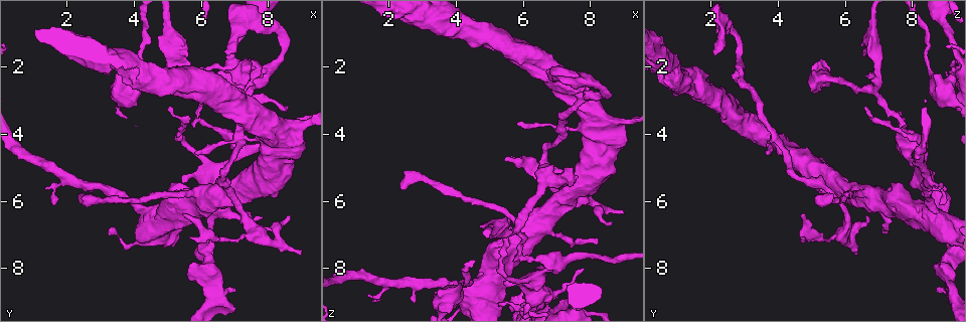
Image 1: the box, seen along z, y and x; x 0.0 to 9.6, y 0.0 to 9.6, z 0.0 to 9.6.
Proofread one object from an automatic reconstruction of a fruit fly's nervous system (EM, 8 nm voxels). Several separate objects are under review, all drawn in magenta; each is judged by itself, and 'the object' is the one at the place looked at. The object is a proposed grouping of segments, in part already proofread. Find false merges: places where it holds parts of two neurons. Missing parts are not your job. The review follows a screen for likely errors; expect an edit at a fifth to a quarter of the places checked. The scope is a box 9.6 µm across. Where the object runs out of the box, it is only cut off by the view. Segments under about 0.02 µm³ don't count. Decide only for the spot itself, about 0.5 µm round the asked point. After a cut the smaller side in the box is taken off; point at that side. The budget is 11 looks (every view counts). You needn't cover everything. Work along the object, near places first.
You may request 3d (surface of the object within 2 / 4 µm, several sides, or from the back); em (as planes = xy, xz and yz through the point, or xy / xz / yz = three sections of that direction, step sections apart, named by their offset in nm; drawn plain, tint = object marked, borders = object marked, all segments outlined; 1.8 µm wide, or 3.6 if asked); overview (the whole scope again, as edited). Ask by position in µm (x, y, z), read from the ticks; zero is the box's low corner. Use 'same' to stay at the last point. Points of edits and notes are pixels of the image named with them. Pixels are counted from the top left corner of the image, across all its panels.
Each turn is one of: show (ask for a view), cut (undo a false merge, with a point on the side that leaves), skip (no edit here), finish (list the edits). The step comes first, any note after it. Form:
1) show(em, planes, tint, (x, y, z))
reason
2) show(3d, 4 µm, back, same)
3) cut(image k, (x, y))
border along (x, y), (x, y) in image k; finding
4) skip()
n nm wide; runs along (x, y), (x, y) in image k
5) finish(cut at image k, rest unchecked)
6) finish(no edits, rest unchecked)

show(em, 3.6 µm, xy, step 8, tint, (4.40, 6.40, 8.70))
thick turns thin

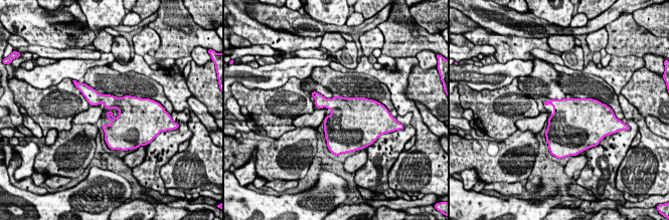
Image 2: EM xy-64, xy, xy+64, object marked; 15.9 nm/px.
show(em, 3.6 µm, planes, tint, same)
cut it another way

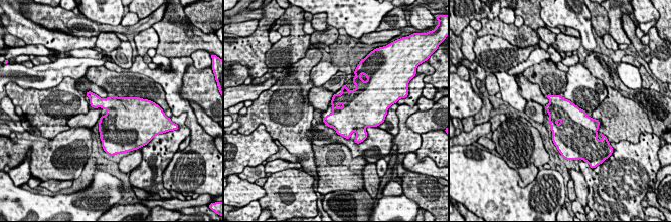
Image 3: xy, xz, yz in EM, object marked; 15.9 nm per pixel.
skip()
460 nm wide; continuous, no second neuron

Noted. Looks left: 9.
show(3d, 2 µm, (5.15, 1.55, 6.90))
sharp bend

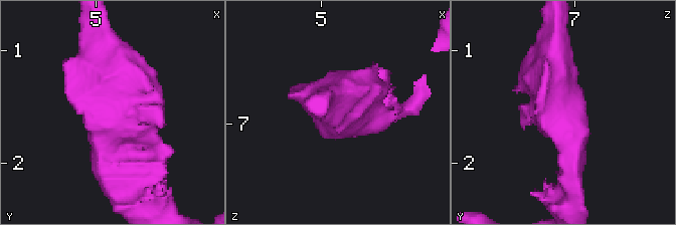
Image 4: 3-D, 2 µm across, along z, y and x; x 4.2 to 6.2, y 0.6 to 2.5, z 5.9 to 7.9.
show(em, planes, borders, (5.16, 1.60, 6.90))
now the EM

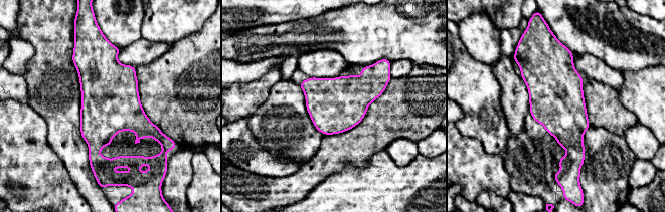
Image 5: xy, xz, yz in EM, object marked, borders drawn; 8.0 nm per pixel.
skip()
one neuron here

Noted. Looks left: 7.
show(3d, 4 µm, (6.65, 2.40, 5.35))
sudden change in width

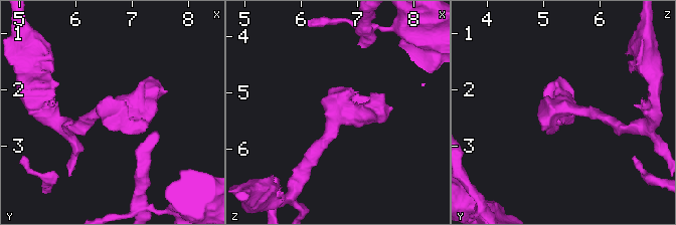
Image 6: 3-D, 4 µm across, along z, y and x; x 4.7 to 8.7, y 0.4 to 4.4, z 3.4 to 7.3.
show(em, planes, plain, (6.70, 2.30, 5.40))
shape alone is not enough

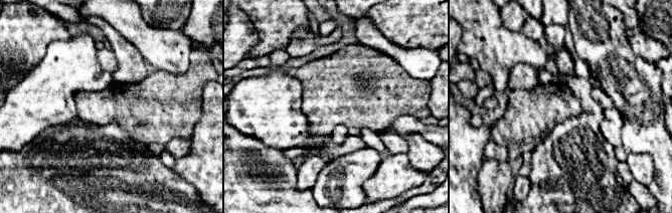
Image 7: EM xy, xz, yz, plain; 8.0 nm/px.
show(em, planes, tint, same)

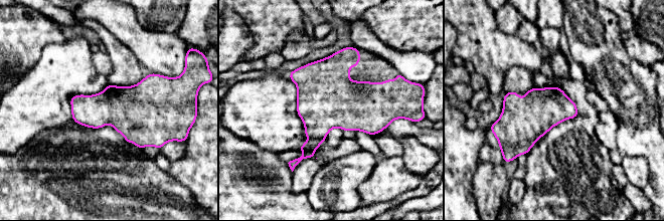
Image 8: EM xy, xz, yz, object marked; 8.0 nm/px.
skip()
360 nm wide; all the same neuron

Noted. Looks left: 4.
show(3d, 4 µm, (3.15, 1.75, 0.60))
abrupt turn

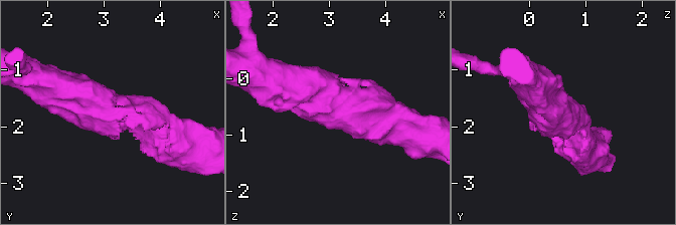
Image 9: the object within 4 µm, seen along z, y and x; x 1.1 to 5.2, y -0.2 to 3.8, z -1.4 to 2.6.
show(em, 3.6 µm, xy, step 8, tint, (3.10, 1.80, 0.60))

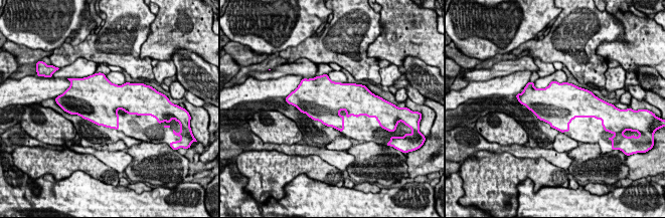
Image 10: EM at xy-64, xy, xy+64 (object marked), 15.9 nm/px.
show(em, 3.6 µm, yz, step 8, borders, same)

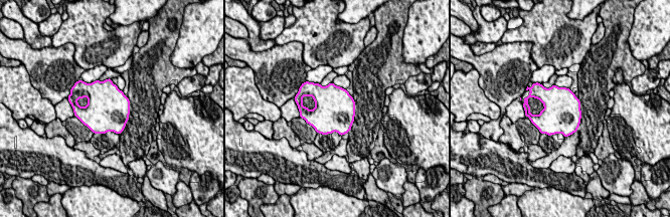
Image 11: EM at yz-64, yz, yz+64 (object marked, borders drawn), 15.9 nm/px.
skip()
one neuron here

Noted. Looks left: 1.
finish(no edits, rest unchecked)

